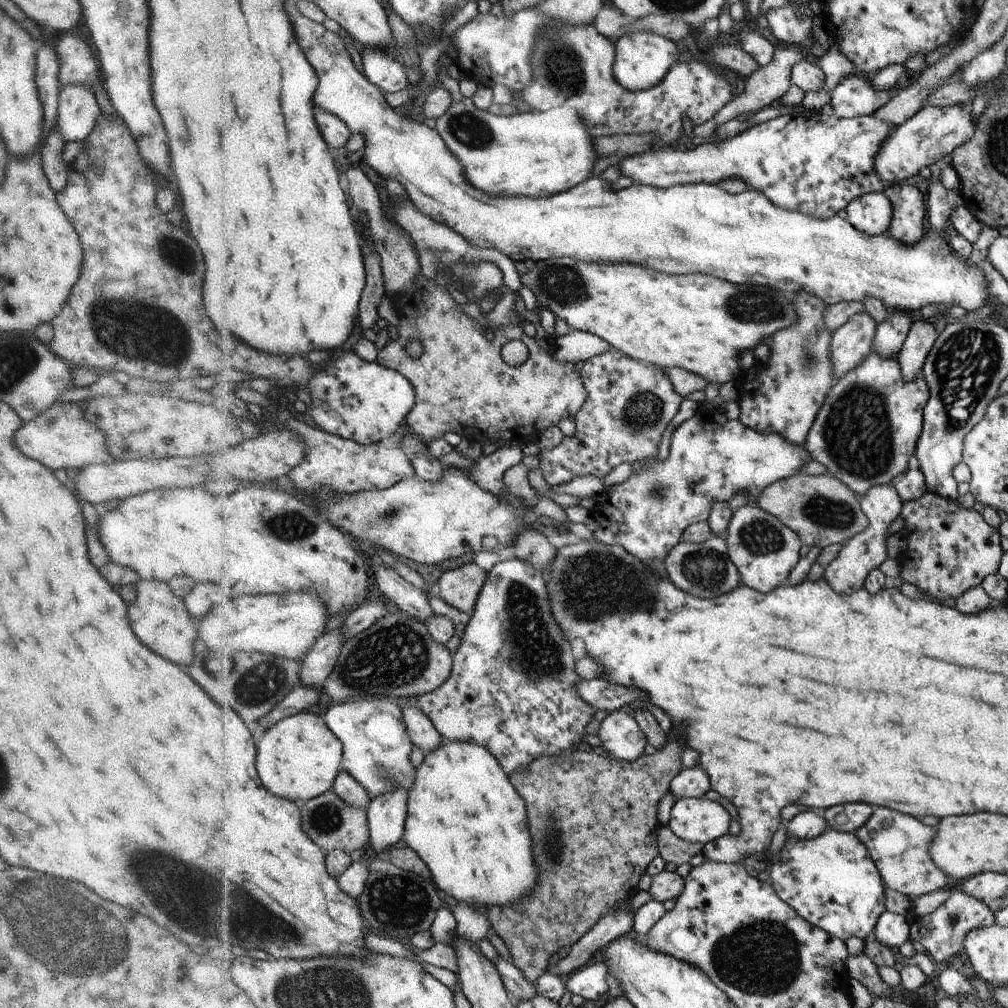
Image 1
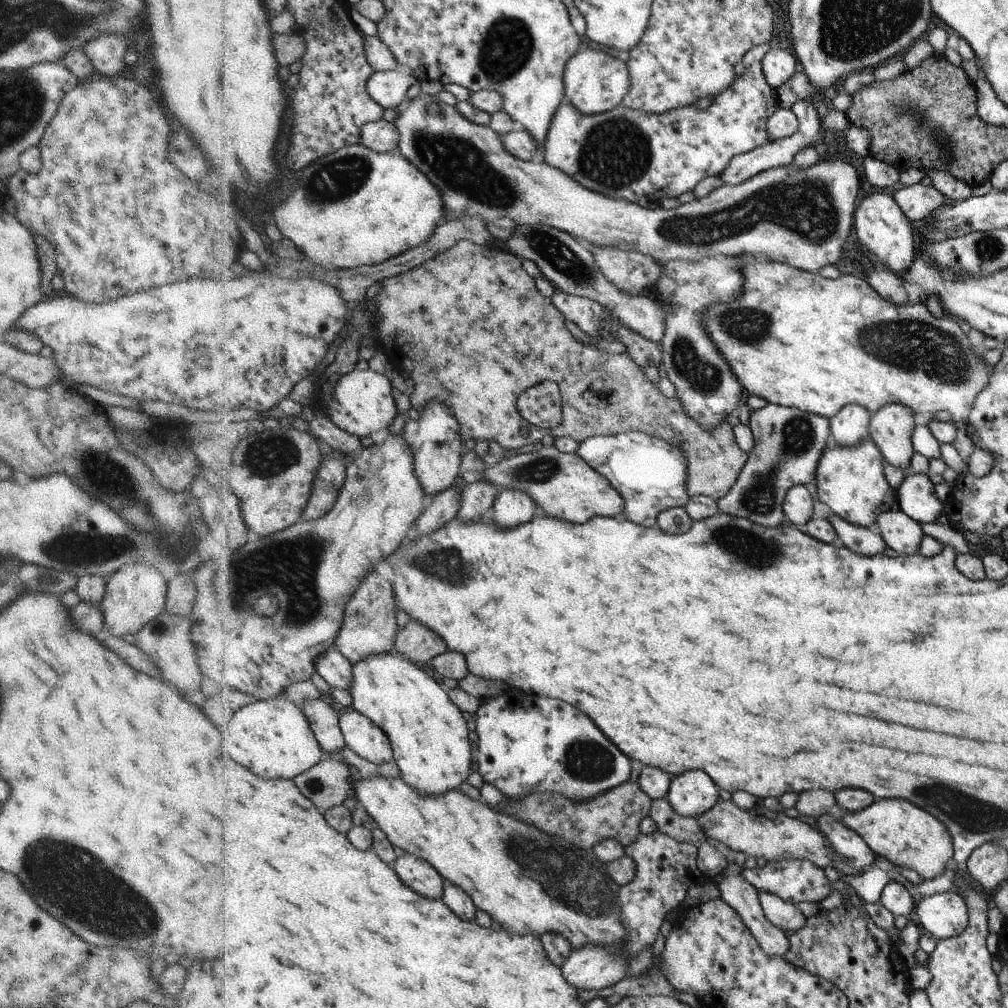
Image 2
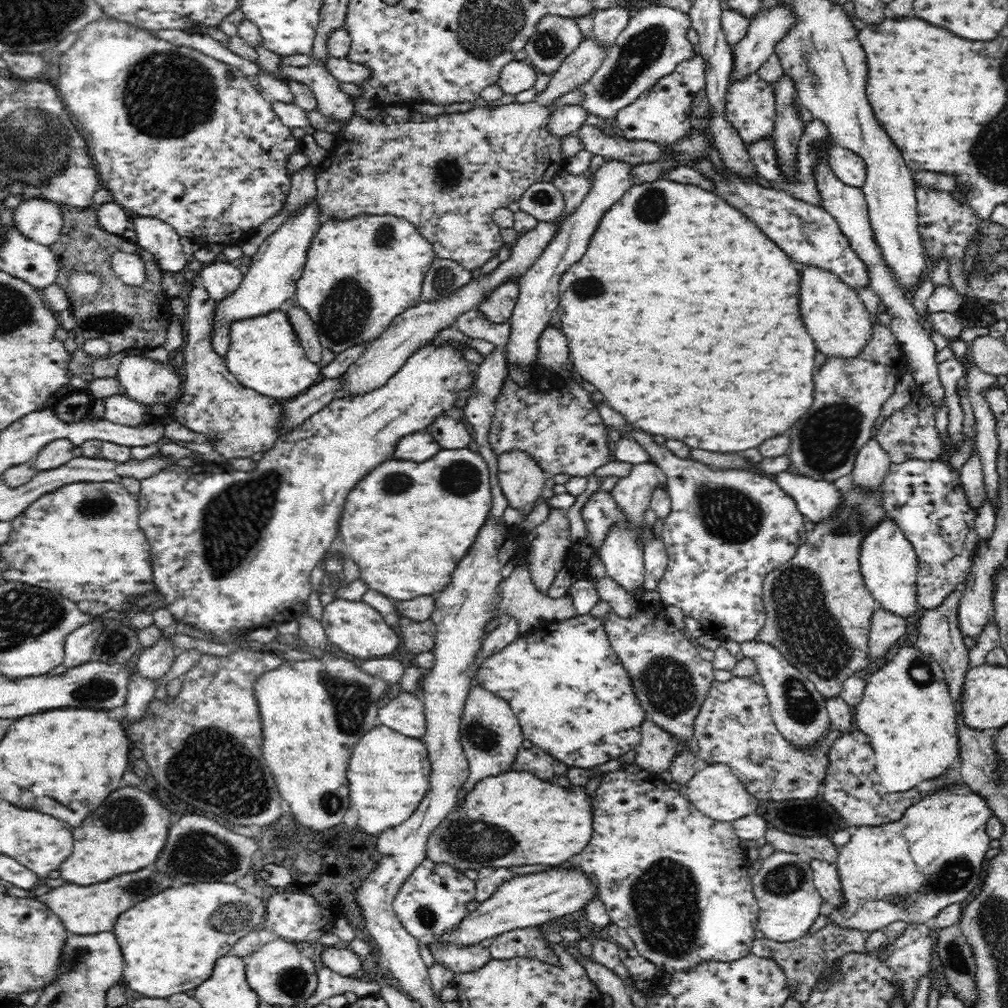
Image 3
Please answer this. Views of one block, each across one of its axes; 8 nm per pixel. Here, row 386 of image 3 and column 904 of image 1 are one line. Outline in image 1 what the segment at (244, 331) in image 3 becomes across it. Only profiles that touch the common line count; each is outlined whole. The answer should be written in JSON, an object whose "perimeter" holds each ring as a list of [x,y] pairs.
{"perimeter":[[[300,12],[300,18],[296,20],[296,32],[300,32],[300,44],[304,44],[304,52],[308,52],[308,58],[312,60],[312,64],[316,64],[316,70],[320,72],[320,92],[316,92],[316,104],[322,106],[324,110],[328,110],[328,112],[340,116],[340,118],[352,128],[354,134],[363,134],[365,142],[368,144],[368,148],[366,148],[368,162],[370,162],[378,172],[382,172],[384,176],[400,180],[400,182],[408,188],[410,198],[414,200],[414,204],[420,206],[420,210],[424,210],[424,214],[428,214],[428,216],[432,216],[436,222],[446,224],[446,226],[454,228],[456,232],[464,234],[472,246],[478,246],[478,248],[496,248],[498,252],[506,256],[522,258],[529,264],[535,261],[546,260],[546,258],[562,258],[562,256],[568,256],[568,258],[576,258],[576,260],[582,260],[582,262],[620,262],[620,264],[622,264],[622,262],[632,262],[632,264],[640,264],[640,266],[644,266],[644,268],[656,268],[658,272],[668,272],[668,274],[704,272],[704,274],[720,276],[720,278],[724,278],[724,280],[732,280],[734,284],[770,286],[770,288],[776,288],[776,291],[780,290],[782,293],[788,292],[796,294],[798,291],[806,289],[809,293],[815,294],[818,298],[821,298],[827,305],[833,305],[842,301],[860,301],[862,298],[866,298],[866,296],[874,296],[874,298],[880,298],[888,308],[896,308],[896,310],[900,311],[906,310],[909,313],[911,313],[910,310],[918,310],[918,308],[922,308],[922,306],[926,306],[926,304],[952,304],[952,306],[956,304],[965,308],[970,314],[974,309],[980,308],[984,302],[988,300],[987,280],[979,264],[968,266],[968,264],[966,264],[967,262],[964,261],[959,254],[956,254],[951,246],[948,246],[944,239],[942,239],[942,232],[951,214],[955,211],[956,207],[964,204],[959,188],[946,189],[944,185],[942,185],[942,181],[940,181],[941,166],[937,163],[929,166],[932,172],[929,178],[928,194],[929,228],[926,229],[926,235],[920,239],[920,242],[918,242],[916,246],[908,246],[908,248],[902,246],[902,244],[898,244],[894,238],[890,238],[890,236],[886,236],[886,234],[882,234],[882,236],[868,236],[868,234],[862,234],[862,232],[858,232],[854,226],[850,226],[848,220],[838,217],[837,214],[827,219],[820,219],[804,216],[804,214],[800,214],[800,212],[786,212],[786,210],[780,210],[778,206],[774,206],[772,200],[764,193],[759,193],[754,189],[748,188],[740,194],[733,195],[726,192],[718,184],[688,183],[685,185],[674,185],[673,187],[662,188],[634,183],[632,186],[615,190],[612,189],[612,183],[606,181],[603,177],[592,176],[583,183],[577,184],[567,191],[559,192],[558,194],[544,198],[544,200],[540,200],[540,198],[534,200],[534,198],[524,198],[524,196],[497,197],[481,191],[478,187],[472,188],[472,184],[468,184],[468,178],[466,178],[466,172],[464,172],[464,164],[460,162],[457,154],[448,146],[443,134],[437,128],[432,128],[432,126],[428,126],[428,124],[414,120],[409,113],[404,113],[401,110],[392,108],[392,105],[388,102],[387,93],[379,86],[376,86],[376,84],[366,76],[365,72],[360,72],[360,70],[358,70],[358,66],[354,64],[352,54],[350,54],[348,48],[346,48],[346,42],[344,42],[341,33],[328,30],[323,23],[318,24],[318,22],[306,18],[302,12]]]}

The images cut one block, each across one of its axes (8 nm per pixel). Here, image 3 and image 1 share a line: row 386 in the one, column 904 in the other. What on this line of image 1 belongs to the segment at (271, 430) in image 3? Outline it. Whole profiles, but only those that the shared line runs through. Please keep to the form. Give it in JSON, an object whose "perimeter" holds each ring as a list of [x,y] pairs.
{"perimeter":[[[902,183],[886,186],[884,194],[894,204],[892,228],[888,227],[888,230],[892,232],[892,236],[896,236],[896,240],[904,240],[904,244],[916,244],[926,235],[924,196],[916,186]]]}

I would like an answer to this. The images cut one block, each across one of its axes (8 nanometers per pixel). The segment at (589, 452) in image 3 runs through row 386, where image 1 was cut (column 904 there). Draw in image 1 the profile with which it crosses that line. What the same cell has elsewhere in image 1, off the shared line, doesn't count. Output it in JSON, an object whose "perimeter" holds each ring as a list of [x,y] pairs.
{"perimeter":[[[927,490],[920,498],[904,503],[901,517],[905,520],[903,527],[908,532],[909,547],[898,558],[901,566],[900,577],[904,582],[914,584],[920,592],[936,600],[957,599],[971,588],[980,586],[988,575],[999,572],[1004,552],[1001,547],[1001,533],[986,524],[982,515],[973,508],[966,510],[958,506],[954,500]]]}

